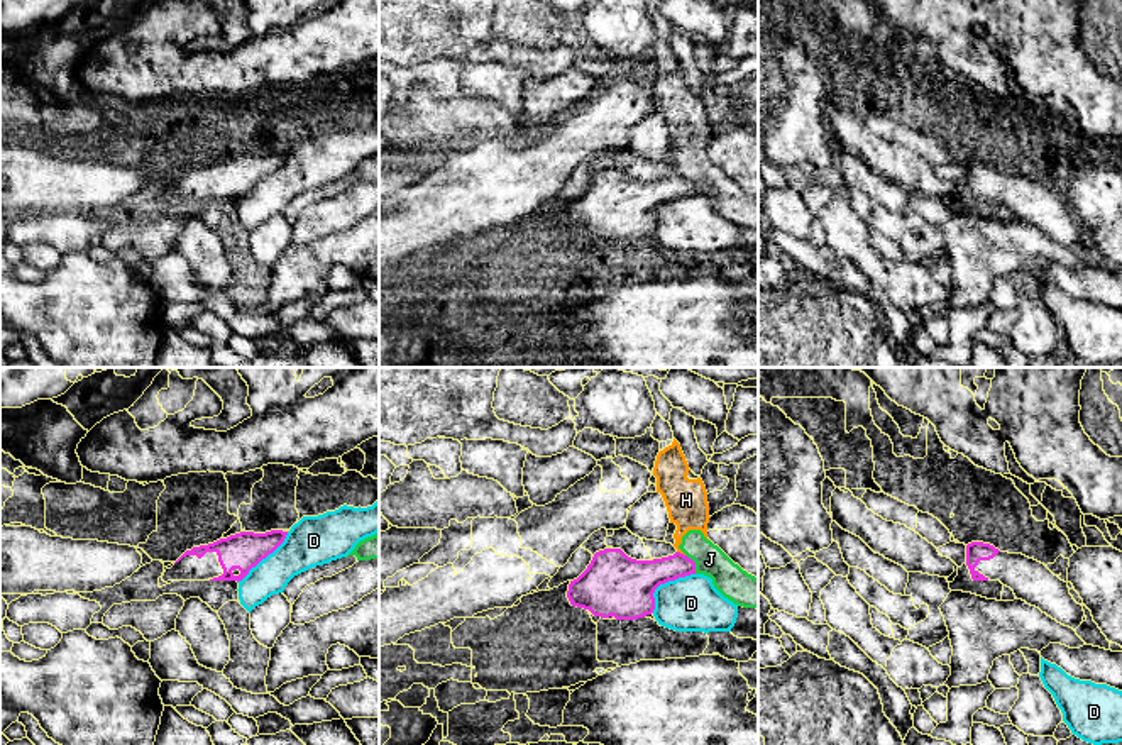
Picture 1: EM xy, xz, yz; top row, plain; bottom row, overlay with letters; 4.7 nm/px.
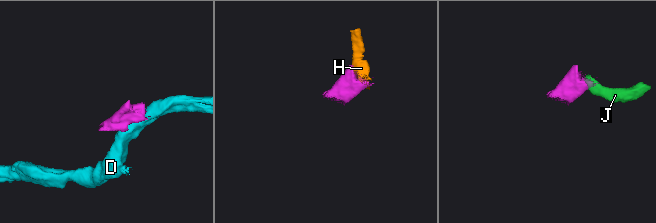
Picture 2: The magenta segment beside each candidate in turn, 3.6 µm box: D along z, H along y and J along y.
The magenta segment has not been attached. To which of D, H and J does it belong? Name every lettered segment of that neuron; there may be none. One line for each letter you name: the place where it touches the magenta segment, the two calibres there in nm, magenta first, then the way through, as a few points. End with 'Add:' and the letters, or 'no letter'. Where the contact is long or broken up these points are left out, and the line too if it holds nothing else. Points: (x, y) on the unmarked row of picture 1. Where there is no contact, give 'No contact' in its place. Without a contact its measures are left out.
Add: no letter

